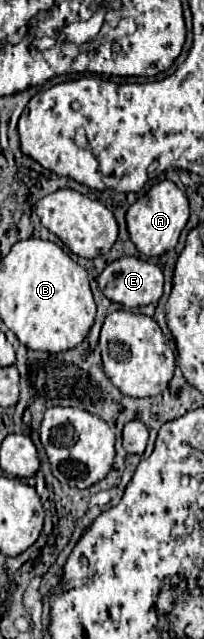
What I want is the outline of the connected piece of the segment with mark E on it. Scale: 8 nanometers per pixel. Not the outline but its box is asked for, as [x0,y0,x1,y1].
[98,258,164,308]

